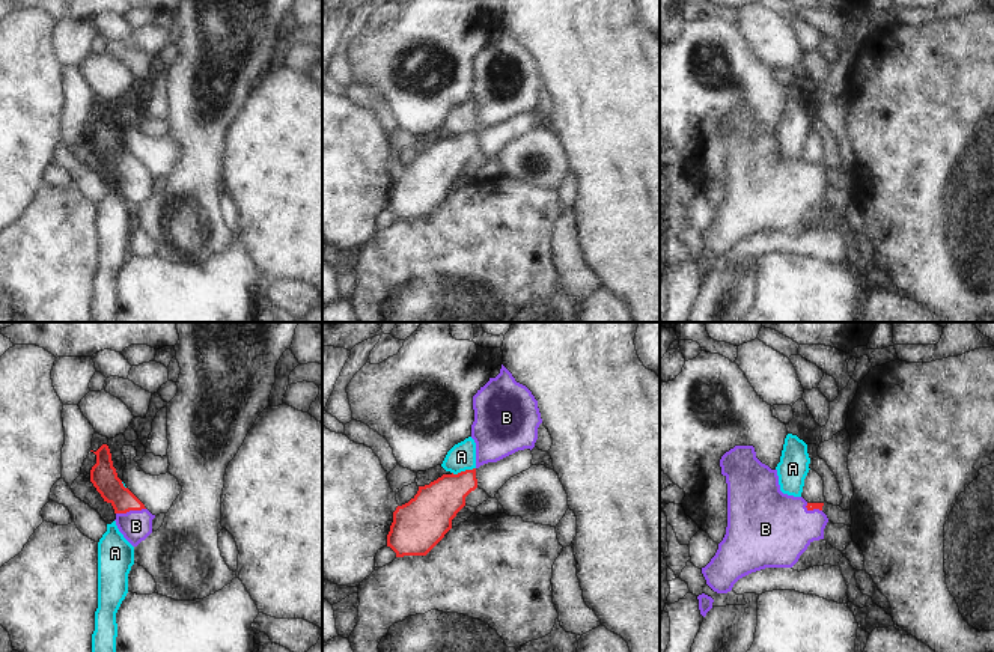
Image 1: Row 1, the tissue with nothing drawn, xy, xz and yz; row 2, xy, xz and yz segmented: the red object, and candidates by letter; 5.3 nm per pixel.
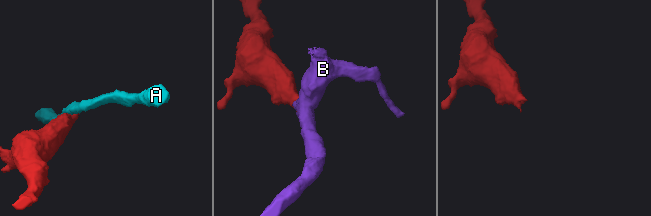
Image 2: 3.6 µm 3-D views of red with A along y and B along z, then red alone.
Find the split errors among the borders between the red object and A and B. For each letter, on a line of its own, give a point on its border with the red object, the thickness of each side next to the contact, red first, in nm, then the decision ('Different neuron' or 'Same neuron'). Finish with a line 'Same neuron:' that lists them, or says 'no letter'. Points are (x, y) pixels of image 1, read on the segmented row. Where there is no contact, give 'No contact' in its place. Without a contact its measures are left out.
A: Touches red at xz (463, 472). Thickness 240 nm (red) against 150 nm. Different neuron
B: Touches red at xy (130, 509). Thickness 140 nm (red) against 170 nm. Same neuron
Same neuron: B

